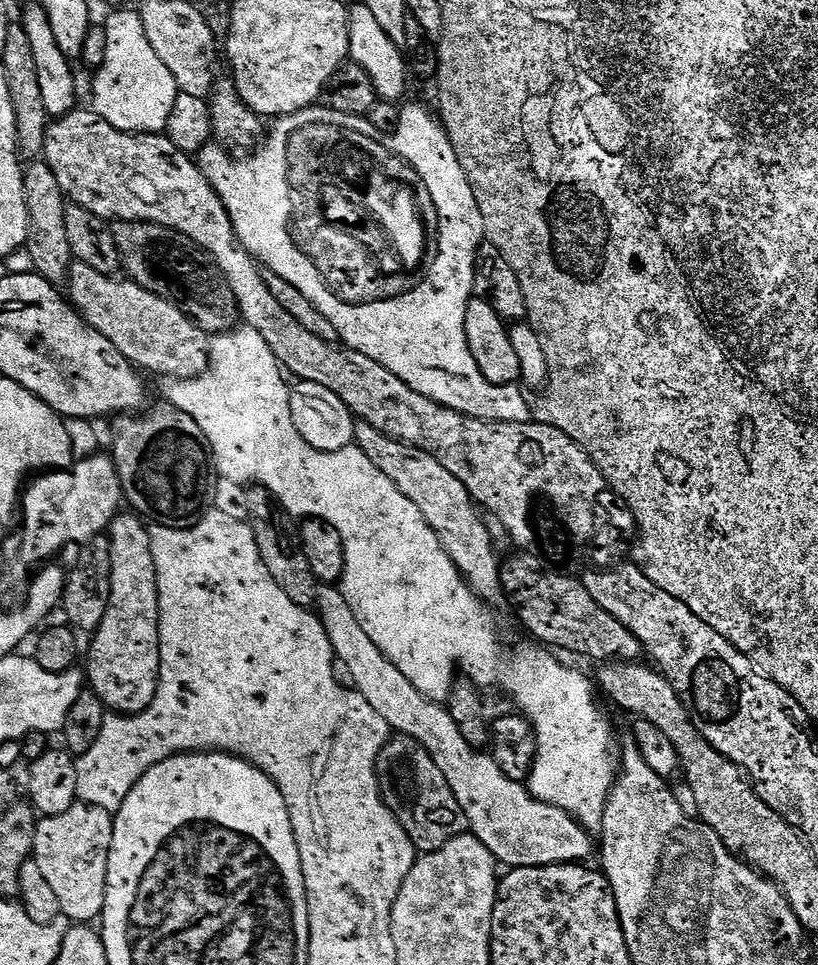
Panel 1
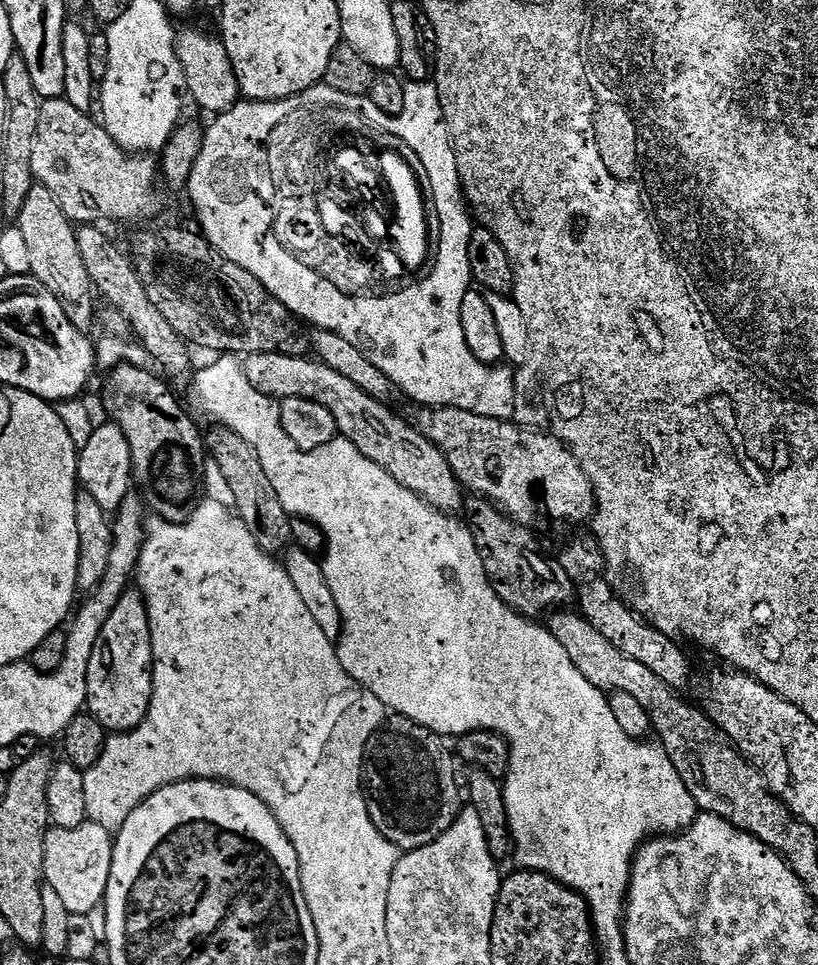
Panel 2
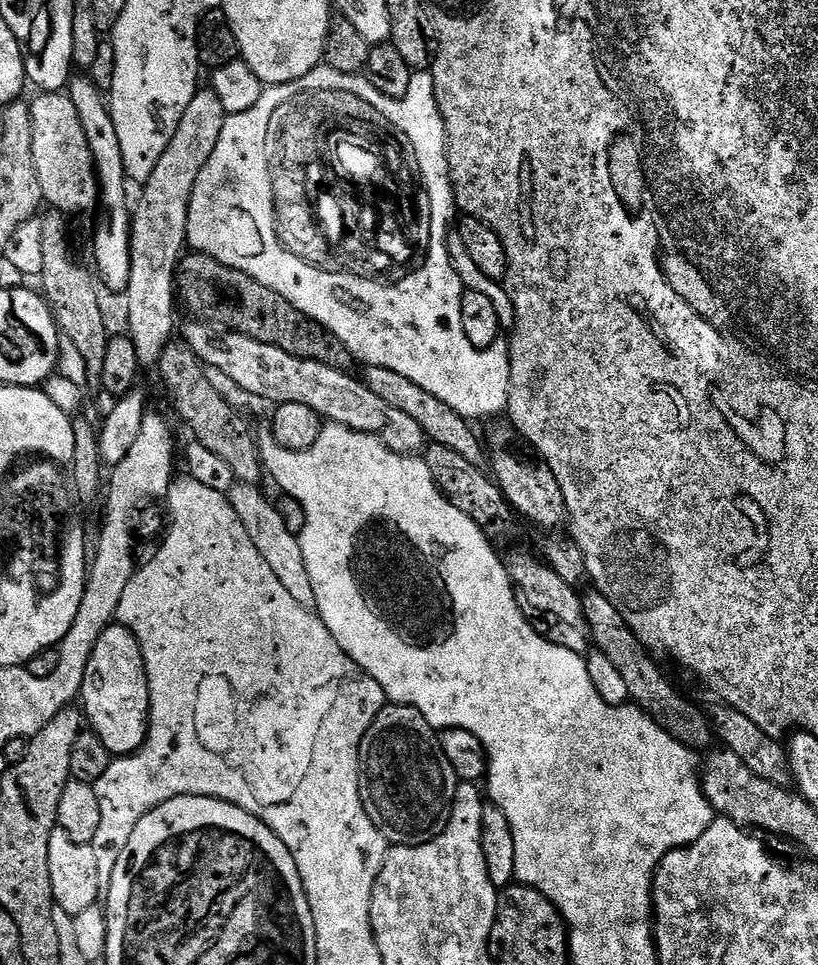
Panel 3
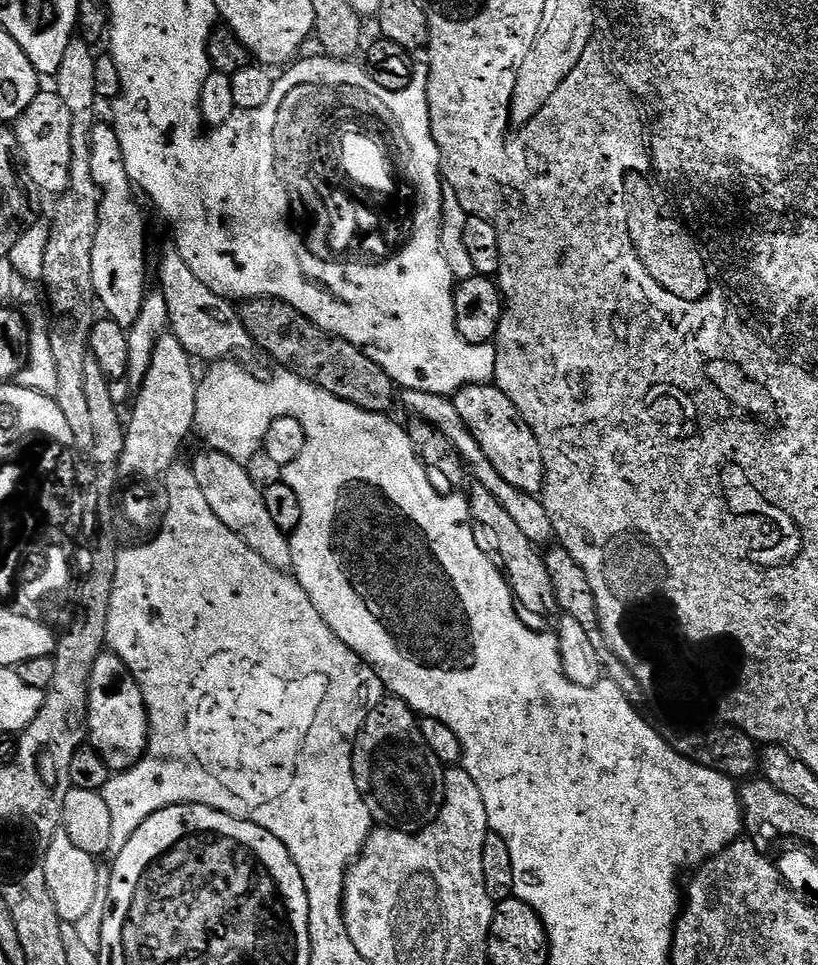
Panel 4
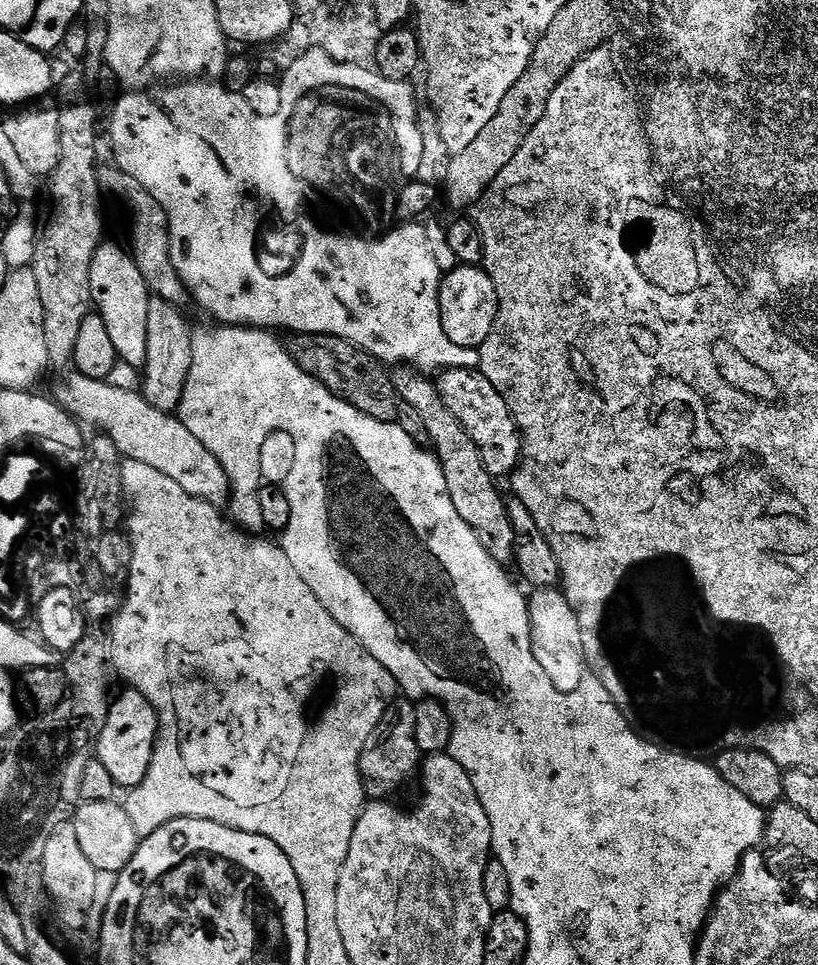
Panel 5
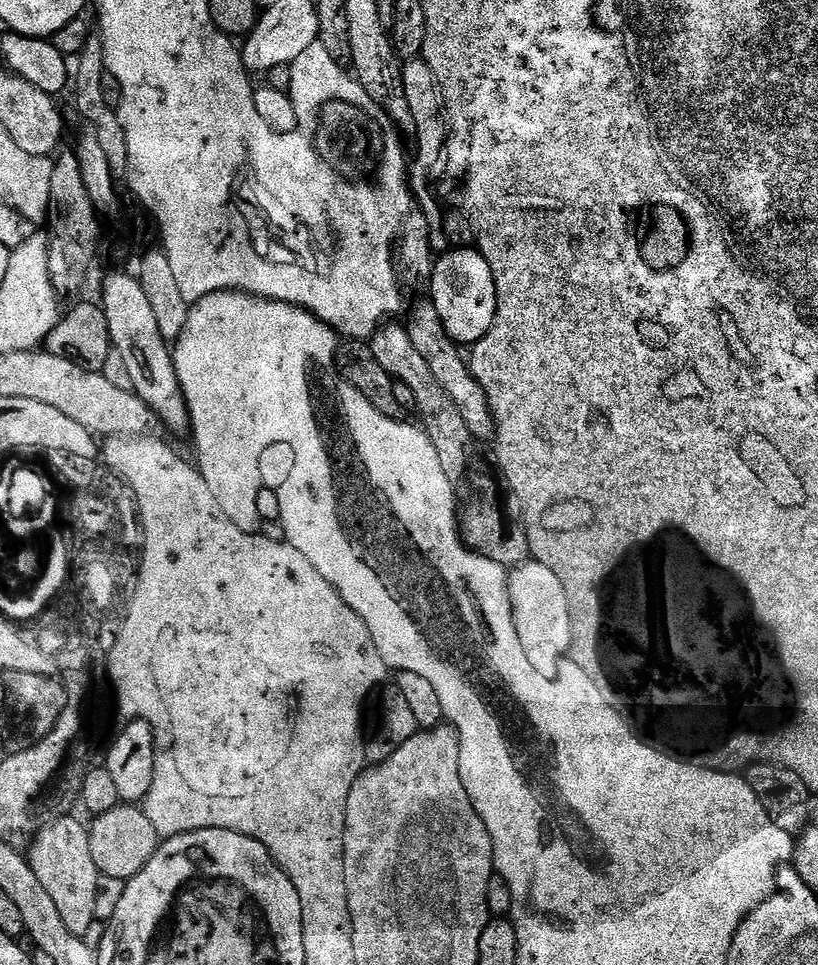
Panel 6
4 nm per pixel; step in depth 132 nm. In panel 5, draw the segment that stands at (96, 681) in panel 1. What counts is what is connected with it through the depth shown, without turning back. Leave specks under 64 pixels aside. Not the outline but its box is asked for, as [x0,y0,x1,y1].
[95,687,160,790]

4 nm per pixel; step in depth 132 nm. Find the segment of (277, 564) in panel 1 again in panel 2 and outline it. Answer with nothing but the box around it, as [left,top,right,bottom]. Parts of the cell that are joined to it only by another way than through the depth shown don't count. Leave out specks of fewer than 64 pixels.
[210,430,293,553]

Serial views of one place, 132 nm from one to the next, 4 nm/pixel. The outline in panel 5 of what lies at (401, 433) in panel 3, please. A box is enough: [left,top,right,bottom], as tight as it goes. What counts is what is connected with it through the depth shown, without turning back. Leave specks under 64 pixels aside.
[100,166,190,306]

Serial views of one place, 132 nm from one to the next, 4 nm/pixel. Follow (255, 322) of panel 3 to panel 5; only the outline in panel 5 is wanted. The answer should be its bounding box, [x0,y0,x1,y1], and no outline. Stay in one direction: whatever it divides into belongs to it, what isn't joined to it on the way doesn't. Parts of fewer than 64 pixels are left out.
[290,334,402,423]

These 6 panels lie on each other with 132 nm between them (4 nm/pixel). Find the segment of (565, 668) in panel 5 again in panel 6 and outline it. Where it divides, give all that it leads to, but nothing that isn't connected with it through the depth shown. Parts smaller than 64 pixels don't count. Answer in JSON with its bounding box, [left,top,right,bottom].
[508,559,572,674]

